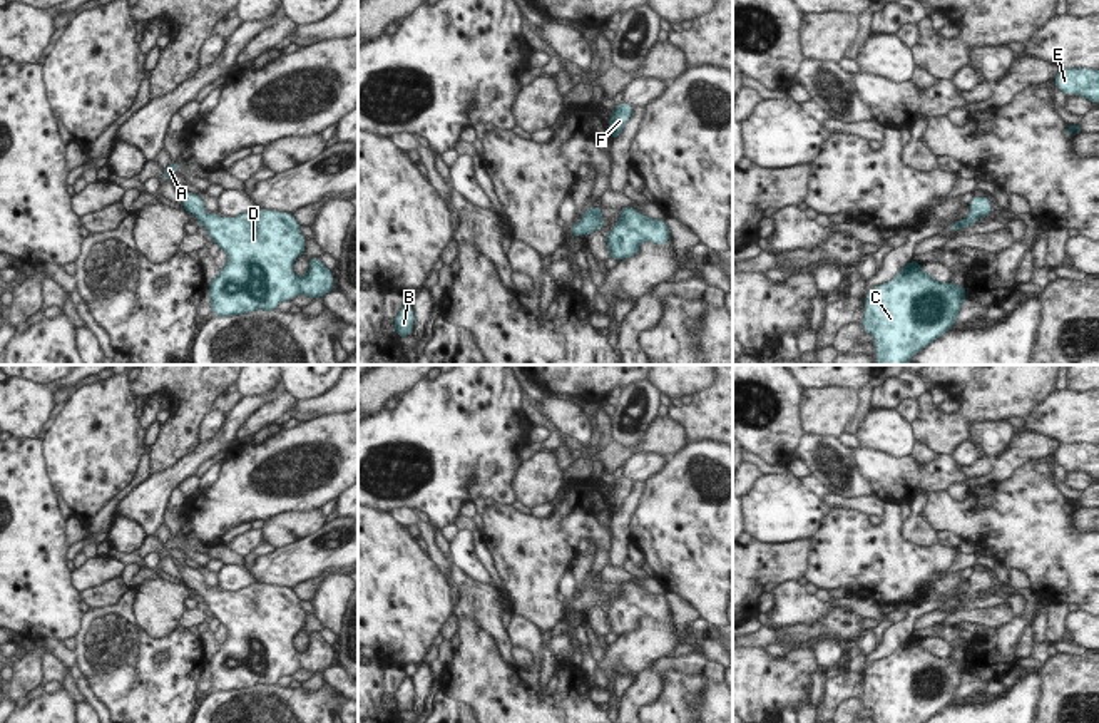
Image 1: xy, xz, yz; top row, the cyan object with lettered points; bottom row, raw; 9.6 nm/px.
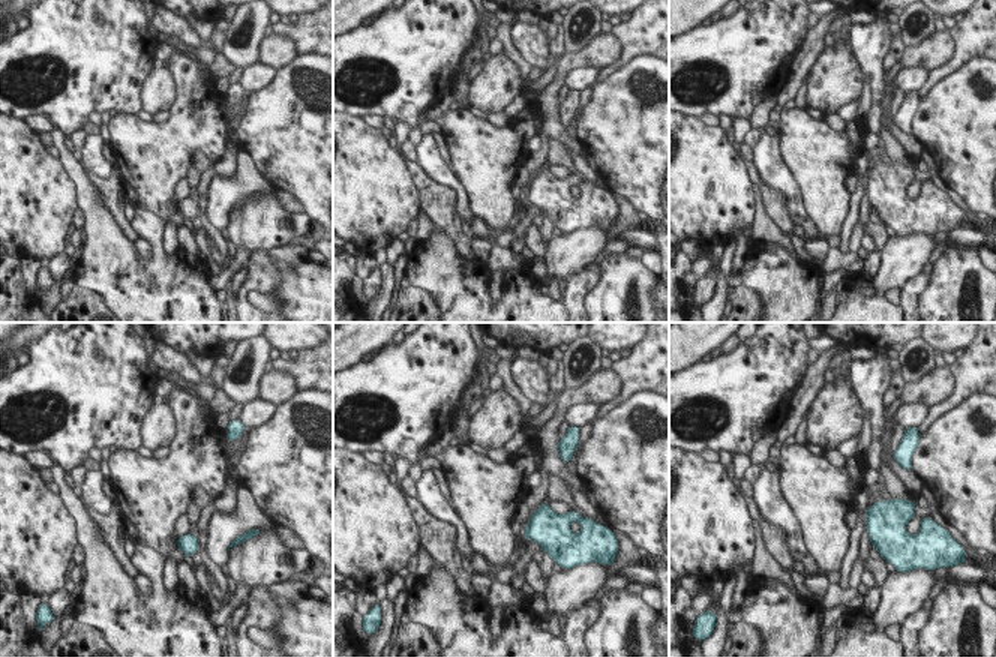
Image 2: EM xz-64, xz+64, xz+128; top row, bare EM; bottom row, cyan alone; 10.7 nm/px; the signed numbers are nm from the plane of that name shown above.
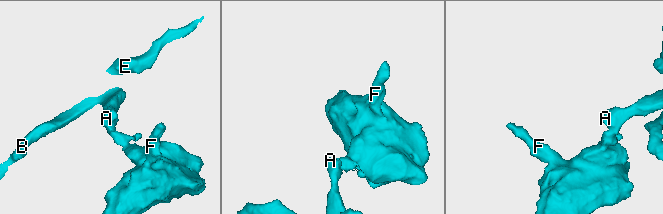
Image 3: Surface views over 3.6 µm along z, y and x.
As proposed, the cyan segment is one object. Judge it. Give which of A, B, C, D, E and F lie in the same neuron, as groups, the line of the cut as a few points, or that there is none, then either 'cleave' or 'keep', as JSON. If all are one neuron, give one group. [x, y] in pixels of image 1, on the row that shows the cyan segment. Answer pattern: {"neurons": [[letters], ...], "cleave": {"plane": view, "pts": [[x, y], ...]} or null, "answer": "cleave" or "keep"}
{"neurons": [["A", "B", "C", "D", "E", "F"]], "cleave": null, "answer": "keep"}

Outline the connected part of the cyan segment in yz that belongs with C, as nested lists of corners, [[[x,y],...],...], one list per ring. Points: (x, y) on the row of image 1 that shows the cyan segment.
[[[918,259],[865,296],[865,335],[875,336],[877,365],[908,365],[923,346],[957,323],[965,286],[940,283]]]

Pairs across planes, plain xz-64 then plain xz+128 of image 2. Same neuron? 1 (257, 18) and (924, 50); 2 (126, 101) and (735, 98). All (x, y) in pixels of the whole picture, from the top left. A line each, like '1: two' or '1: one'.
1: two
2: one

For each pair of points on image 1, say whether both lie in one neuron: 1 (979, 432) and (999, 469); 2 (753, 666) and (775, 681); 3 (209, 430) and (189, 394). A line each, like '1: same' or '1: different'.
1: different
2: same
3: different

